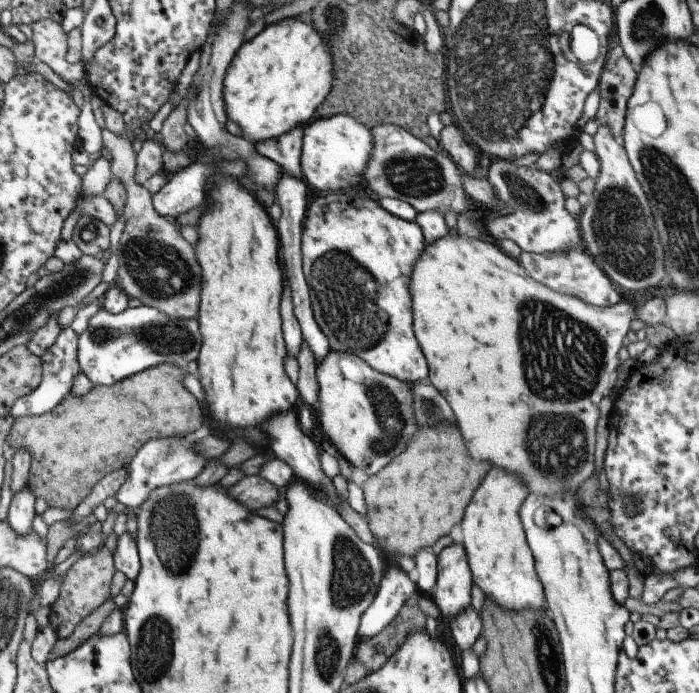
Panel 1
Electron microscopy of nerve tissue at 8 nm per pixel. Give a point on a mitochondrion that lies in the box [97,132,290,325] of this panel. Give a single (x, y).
(159, 271)

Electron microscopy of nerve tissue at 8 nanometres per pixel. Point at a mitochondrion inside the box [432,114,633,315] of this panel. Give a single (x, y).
(524, 195)

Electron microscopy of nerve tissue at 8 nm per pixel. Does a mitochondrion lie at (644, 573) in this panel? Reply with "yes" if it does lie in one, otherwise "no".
no

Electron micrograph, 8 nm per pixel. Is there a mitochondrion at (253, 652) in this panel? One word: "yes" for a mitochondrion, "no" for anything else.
no

